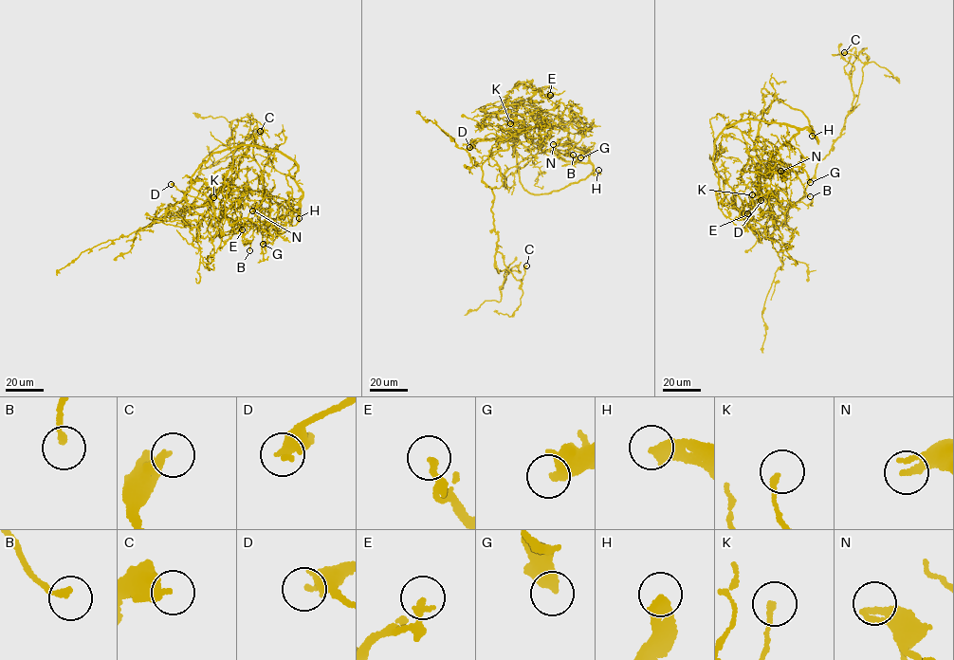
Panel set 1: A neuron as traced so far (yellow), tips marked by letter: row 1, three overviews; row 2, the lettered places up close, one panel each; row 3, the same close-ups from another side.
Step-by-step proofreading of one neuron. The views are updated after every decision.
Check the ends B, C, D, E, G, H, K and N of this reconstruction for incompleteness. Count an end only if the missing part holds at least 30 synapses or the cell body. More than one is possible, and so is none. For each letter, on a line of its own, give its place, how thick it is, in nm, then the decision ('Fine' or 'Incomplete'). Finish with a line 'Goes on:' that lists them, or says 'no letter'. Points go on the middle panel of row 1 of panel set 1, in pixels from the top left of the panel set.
B: Place: (573, 155). Thickness 200 nm. Fine
C: Place: (526, 265). Thickness 360 nm. Fine
D: Place: (469, 147). Thickness 340 nm. Fine
E: Place: (550, 95). Thickness 160 nm. Fine
G: Place: (580, 157). Thickness 480 nm. Fine
H: Place: (598, 170). Thickness 320 nm. Incomplete
K: Place: (510, 123). Thickness 180 nm. Fine
N: Place: (553, 144). Thickness 260 nm. Fine
Goes on: H

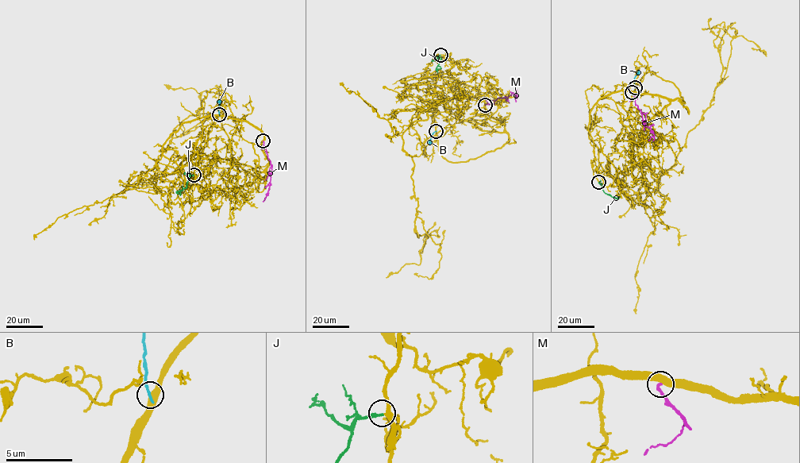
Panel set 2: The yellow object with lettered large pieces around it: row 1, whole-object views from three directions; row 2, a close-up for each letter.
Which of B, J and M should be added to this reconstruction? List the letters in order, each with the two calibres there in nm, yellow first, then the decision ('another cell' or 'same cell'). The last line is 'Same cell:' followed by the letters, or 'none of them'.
B: 440/220 nm | another cell
J: 280/240 nm | same cell
M: 500/180 nm | another cell
Same cell: J

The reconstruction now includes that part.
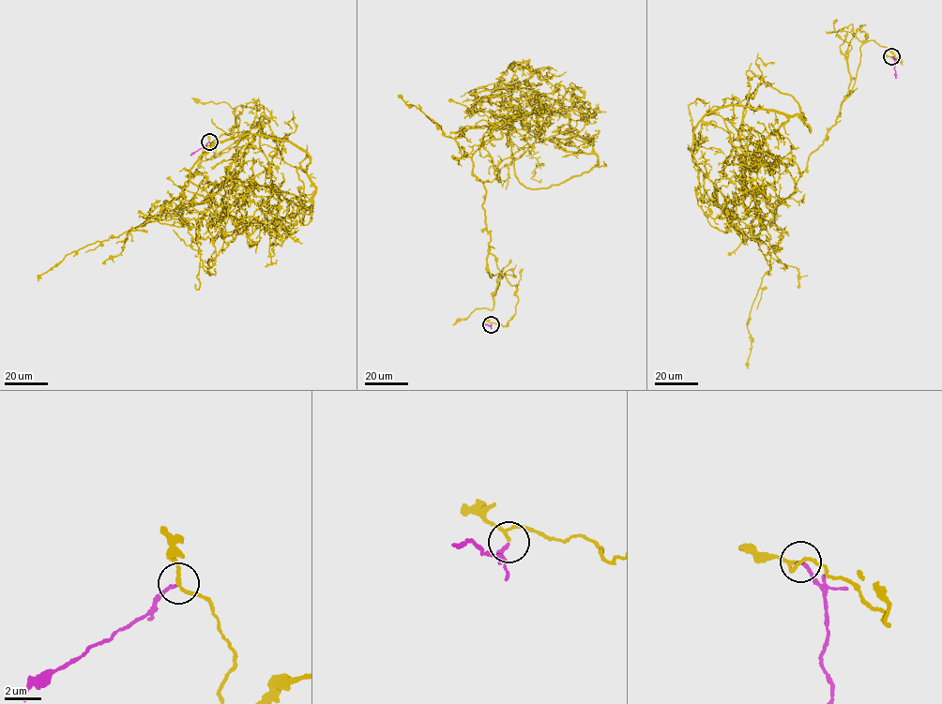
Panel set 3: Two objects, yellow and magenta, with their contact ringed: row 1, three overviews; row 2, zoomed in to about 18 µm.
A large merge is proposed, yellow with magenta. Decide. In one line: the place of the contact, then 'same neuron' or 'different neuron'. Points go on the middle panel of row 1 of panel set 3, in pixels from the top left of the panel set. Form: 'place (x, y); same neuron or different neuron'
place (491, 324); same neuron

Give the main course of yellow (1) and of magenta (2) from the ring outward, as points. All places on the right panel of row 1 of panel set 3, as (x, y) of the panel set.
1: (892, 56), (863, 43), (836, 124), (755, 227), (706, 193), (705, 115), (767, 163), (727, 156)
2: (892, 56), (895, 79)

